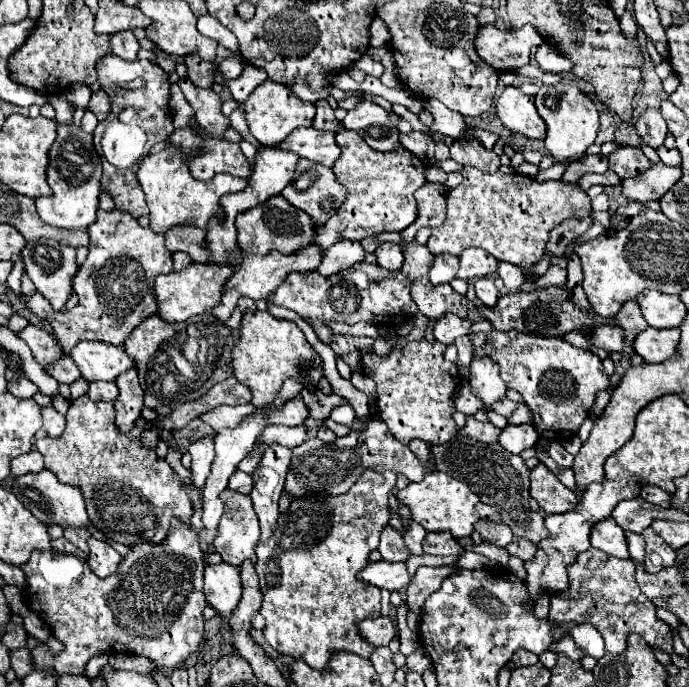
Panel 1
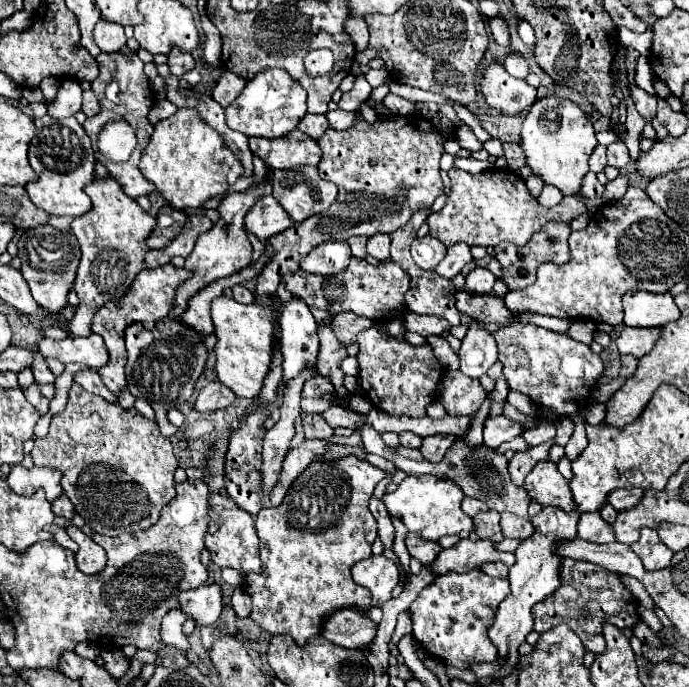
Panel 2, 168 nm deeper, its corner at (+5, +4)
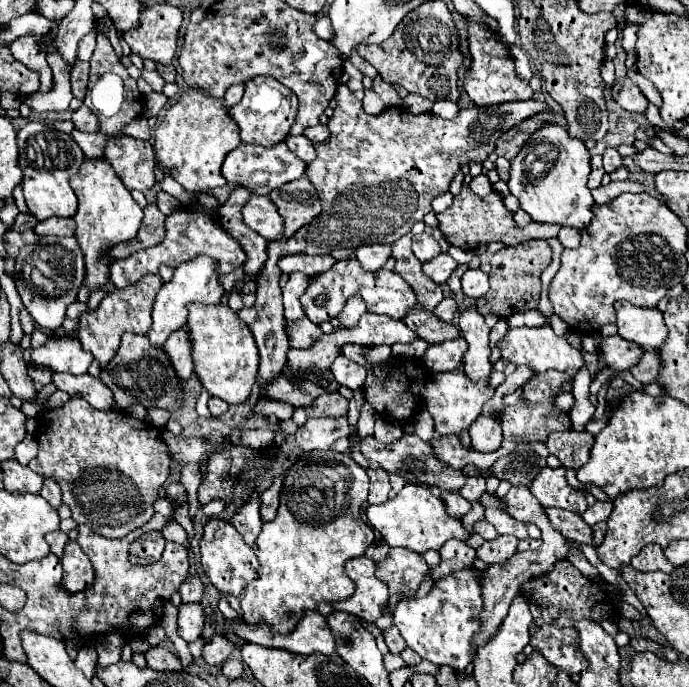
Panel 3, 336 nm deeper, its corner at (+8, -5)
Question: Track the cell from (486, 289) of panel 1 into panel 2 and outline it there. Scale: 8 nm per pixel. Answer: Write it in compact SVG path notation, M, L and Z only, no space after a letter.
M475 267L465 279L465 289L471 293L491 293L493 283L495 283L495 275L489 269Z

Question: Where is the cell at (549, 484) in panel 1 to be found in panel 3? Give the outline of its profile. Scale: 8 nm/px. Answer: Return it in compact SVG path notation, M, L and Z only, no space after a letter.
M544 468L536 480L528 486L530 492L538 498L542 508L564 508L572 512L584 512L586 504L586 490L576 490L566 480L566 468Z

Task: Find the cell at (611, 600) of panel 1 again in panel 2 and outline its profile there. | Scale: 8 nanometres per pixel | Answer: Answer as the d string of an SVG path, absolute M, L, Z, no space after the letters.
M567 557L561 565L561 587L545 601L533 607L535 631L545 633L557 623L565 623L583 641L585 649L603 653L603 623L613 623L619 629L633 629L641 619L637 613L637 597L623 585L621 575L607 571L595 563Z

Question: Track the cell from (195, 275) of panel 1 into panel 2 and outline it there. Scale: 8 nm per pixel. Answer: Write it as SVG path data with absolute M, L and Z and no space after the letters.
M171 263L161 265L157 269L143 269L143 273L139 273L139 277L133 281L129 293L119 303L109 303L95 313L95 321L93 321L91 329L93 329L93 333L99 333L105 339L105 345L109 351L109 363L99 369L99 375L101 375L103 383L107 385L107 389L111 389L111 393L119 395L121 391L127 389L127 379L125 379L127 351L125 351L123 331L135 321L139 321L146 329L151 330L157 321L165 319L171 313L171 309L175 307L175 289L179 289L179 285L183 285L183 281L187 281L187 277L191 277L191 271L187 271L185 267L177 269Z

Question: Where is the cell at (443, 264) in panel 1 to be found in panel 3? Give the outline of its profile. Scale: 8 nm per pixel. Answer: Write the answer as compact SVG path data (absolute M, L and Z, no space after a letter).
M422 232L422 234L412 238L412 252L416 254L416 258L420 262L426 262L426 260L438 256L442 250L440 250L440 244L430 234Z

